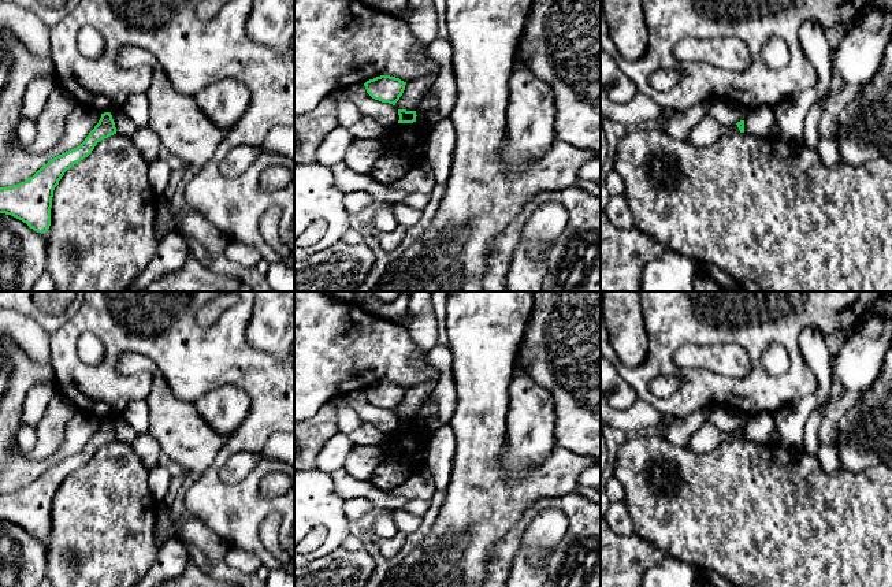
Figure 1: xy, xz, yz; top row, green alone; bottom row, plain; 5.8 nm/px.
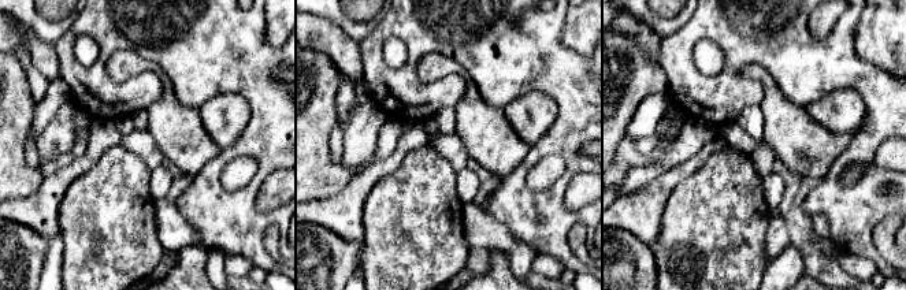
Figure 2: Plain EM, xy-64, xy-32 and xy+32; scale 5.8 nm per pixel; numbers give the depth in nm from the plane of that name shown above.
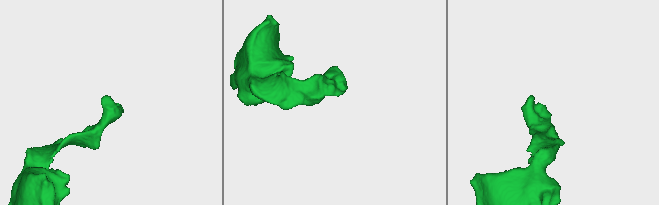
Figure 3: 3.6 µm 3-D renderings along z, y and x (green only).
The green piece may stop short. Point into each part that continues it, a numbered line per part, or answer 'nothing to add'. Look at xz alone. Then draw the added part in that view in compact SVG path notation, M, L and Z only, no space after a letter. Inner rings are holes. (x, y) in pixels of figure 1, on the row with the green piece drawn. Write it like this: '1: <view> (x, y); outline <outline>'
nothing to add

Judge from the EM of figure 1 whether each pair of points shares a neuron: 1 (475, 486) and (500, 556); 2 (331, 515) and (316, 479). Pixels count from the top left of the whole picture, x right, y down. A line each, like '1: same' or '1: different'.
1: different
2: same

